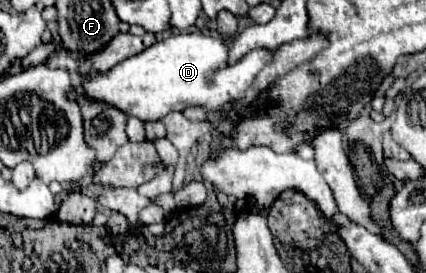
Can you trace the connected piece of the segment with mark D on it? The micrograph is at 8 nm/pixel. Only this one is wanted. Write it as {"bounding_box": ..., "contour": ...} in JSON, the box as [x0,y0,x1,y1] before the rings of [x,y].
{"bounding_box":[69,32,275,122],"contour":[[[191,32],[169,36],[149,46],[149,50],[121,60],[117,66],[105,72],[85,76],[85,80],[69,90],[69,98],[77,102],[81,98],[105,102],[143,122],[161,120],[169,112],[183,112],[189,106],[201,106],[203,110],[219,112],[225,102],[235,102],[245,96],[245,90],[253,84],[257,72],[275,54],[273,50],[253,50],[237,64],[227,66],[227,50],[229,46],[223,44],[223,40],[215,34]]]}

